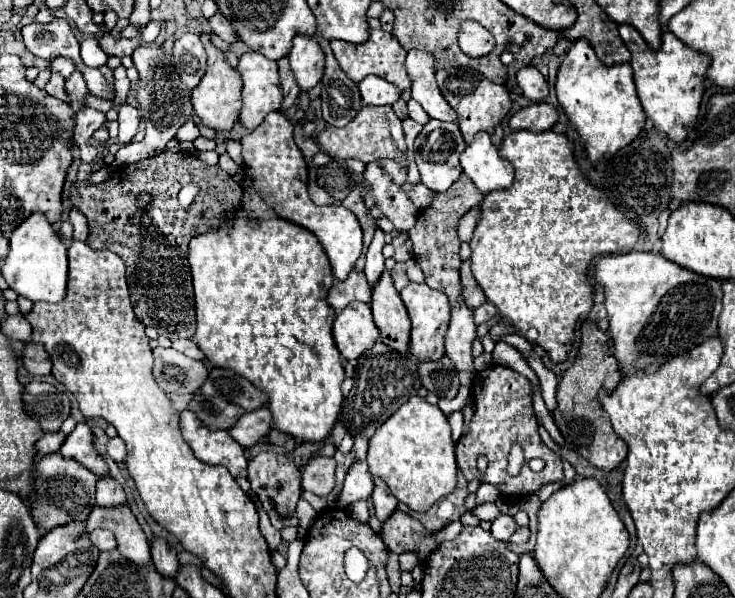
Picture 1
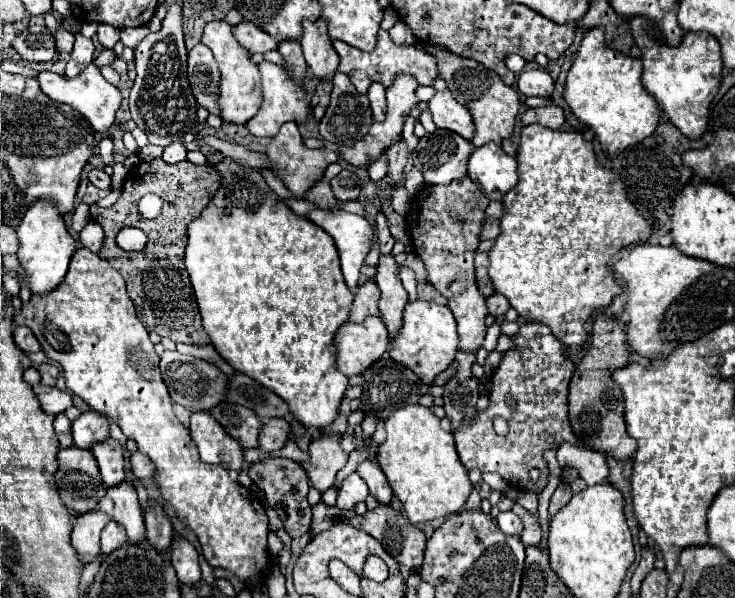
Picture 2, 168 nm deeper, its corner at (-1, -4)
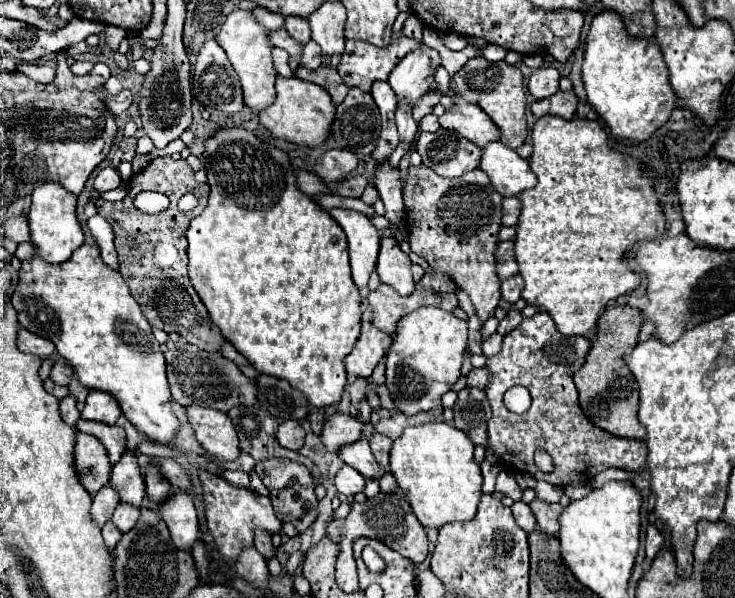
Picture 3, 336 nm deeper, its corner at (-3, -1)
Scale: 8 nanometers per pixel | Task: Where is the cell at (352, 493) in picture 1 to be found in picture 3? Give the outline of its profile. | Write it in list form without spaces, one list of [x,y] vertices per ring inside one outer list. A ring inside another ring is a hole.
[[[342,466],[340,470],[338,470],[338,474],[336,474],[336,490],[338,492],[342,492],[342,494],[346,494],[346,496],[354,496],[354,494],[358,494],[358,492],[362,492],[364,490],[364,476],[358,472],[358,470],[354,470],[354,468],[350,468],[350,466]]]

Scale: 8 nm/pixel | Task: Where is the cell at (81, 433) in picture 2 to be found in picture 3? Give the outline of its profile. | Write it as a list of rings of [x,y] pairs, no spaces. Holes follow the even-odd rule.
[[[90,390],[86,398],[86,406],[82,410],[84,420],[96,420],[96,422],[106,422],[106,424],[116,424],[118,416],[122,410],[118,408],[118,402],[114,396],[98,390]]]

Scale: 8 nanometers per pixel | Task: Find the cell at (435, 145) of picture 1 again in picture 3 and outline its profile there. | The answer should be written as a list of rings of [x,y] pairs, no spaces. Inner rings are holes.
[[[440,128],[438,132],[424,132],[416,140],[416,150],[422,156],[422,164],[432,168],[436,174],[454,178],[468,170],[478,168],[482,150],[460,136],[454,130]]]

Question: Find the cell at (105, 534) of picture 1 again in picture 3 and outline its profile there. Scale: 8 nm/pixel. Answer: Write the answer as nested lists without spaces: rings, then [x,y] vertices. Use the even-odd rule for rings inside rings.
[[[118,504],[118,508],[114,510],[114,516],[112,516],[112,522],[114,522],[122,532],[128,532],[130,528],[134,528],[138,516],[140,516],[140,508],[134,508],[134,506],[130,506],[130,504]]]

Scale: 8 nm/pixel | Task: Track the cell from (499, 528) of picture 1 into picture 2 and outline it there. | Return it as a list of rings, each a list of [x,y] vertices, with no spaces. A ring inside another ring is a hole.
[[[504,511],[504,513],[498,515],[498,527],[504,535],[518,537],[520,531],[522,531],[522,521],[512,511]]]

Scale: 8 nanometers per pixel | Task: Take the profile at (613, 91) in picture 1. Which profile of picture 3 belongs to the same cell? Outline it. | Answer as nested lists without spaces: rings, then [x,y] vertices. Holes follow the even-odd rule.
[[[600,12],[592,20],[592,28],[586,36],[582,80],[588,102],[604,118],[614,140],[630,144],[648,140],[668,122],[676,108],[678,96],[674,96],[674,90],[670,88],[658,42],[626,36],[626,26],[614,12]]]

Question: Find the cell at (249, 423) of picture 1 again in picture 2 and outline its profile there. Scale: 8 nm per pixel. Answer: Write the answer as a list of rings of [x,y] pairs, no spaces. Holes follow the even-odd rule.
[[[270,419],[260,429],[258,449],[266,451],[266,453],[280,449],[288,441],[288,433],[290,433],[288,419]]]

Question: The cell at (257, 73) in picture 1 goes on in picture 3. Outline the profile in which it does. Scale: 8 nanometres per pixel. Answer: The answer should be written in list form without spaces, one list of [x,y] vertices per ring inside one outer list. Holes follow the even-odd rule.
[[[282,78],[276,80],[276,100],[272,106],[260,112],[260,122],[276,138],[284,138],[294,144],[304,144],[310,148],[322,146],[330,136],[330,124],[334,122],[336,106],[330,94],[312,82],[302,82],[300,78]]]

